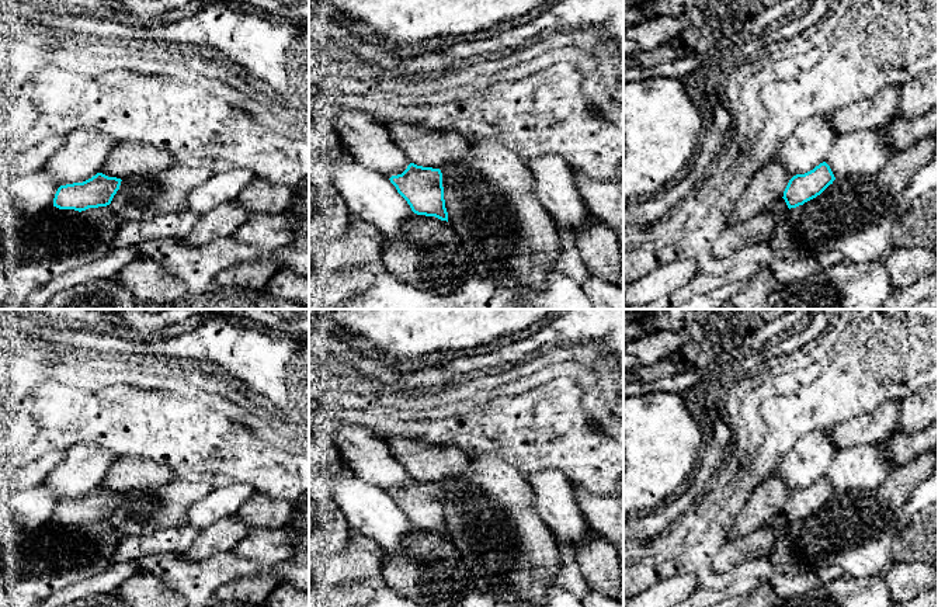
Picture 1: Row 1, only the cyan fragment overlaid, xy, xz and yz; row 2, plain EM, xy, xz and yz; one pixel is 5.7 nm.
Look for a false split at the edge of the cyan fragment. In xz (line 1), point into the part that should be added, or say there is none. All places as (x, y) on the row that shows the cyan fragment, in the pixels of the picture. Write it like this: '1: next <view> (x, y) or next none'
1: next none

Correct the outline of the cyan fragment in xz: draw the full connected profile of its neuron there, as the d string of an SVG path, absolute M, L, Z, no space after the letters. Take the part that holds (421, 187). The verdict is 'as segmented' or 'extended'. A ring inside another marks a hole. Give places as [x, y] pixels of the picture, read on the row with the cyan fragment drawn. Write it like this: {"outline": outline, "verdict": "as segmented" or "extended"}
{"outline": "M410 163L402 174L392 176L389 180L414 214L448 222L440 169Z", "verdict": "as segmented"}

